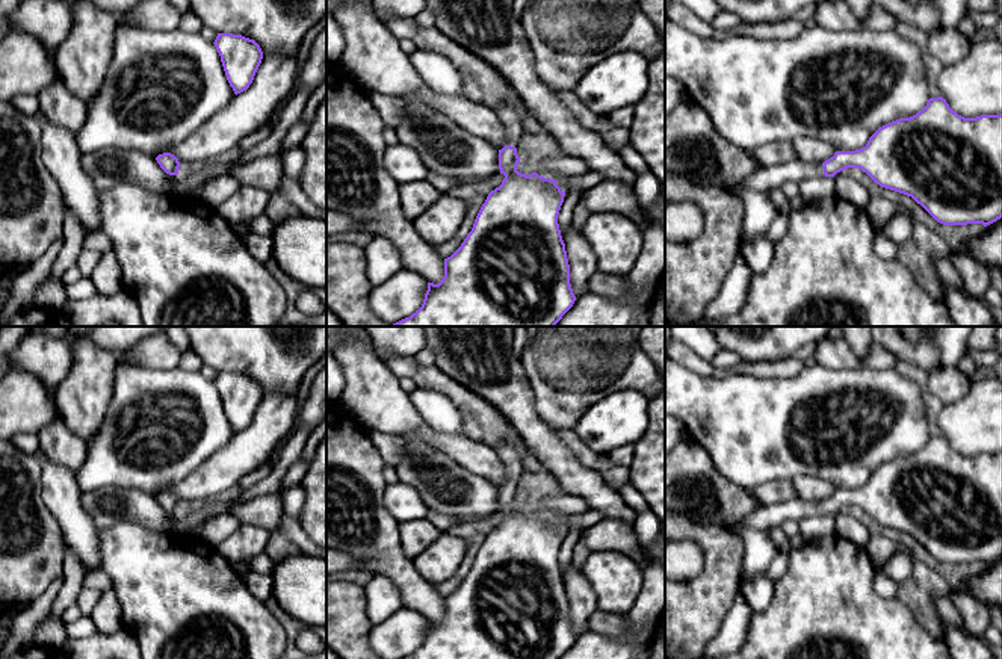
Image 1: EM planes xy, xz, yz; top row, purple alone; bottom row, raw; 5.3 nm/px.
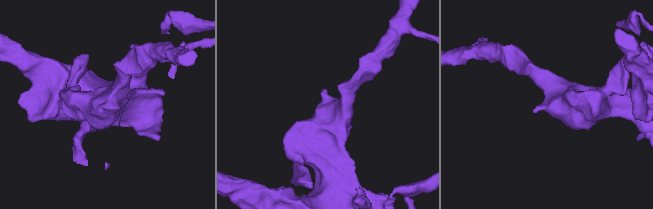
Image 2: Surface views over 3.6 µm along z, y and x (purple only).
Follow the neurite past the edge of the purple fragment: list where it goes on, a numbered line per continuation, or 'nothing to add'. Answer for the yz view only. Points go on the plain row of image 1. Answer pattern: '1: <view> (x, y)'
1: yz (759, 550)

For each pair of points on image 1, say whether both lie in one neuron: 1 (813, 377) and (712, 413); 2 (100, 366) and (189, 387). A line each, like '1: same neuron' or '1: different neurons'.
1: same neuron
2: different neurons

